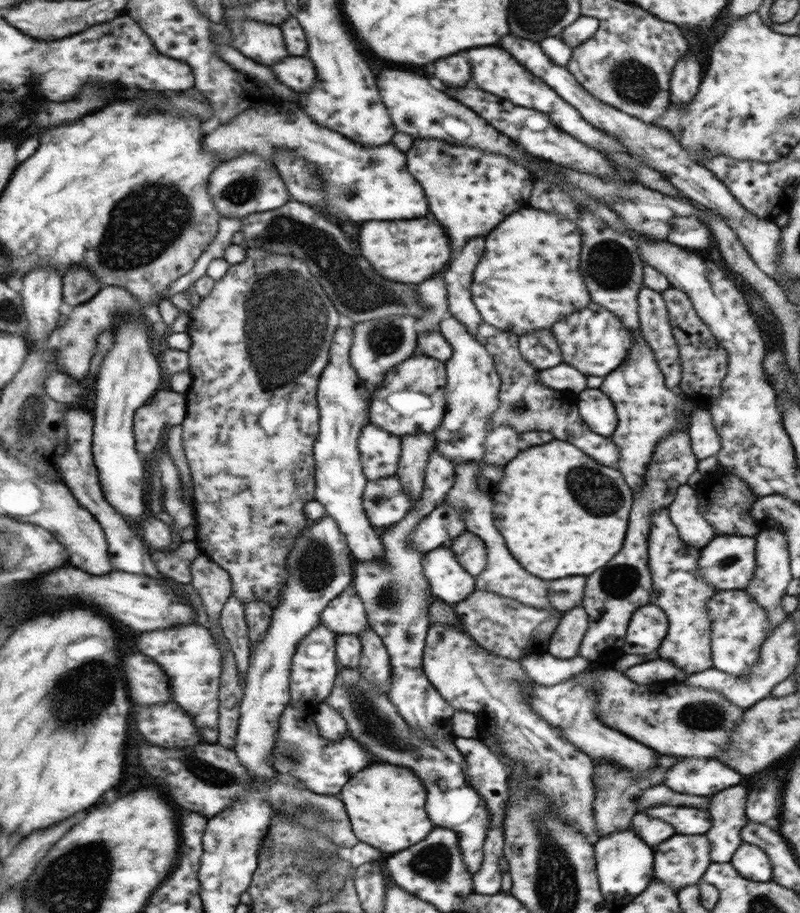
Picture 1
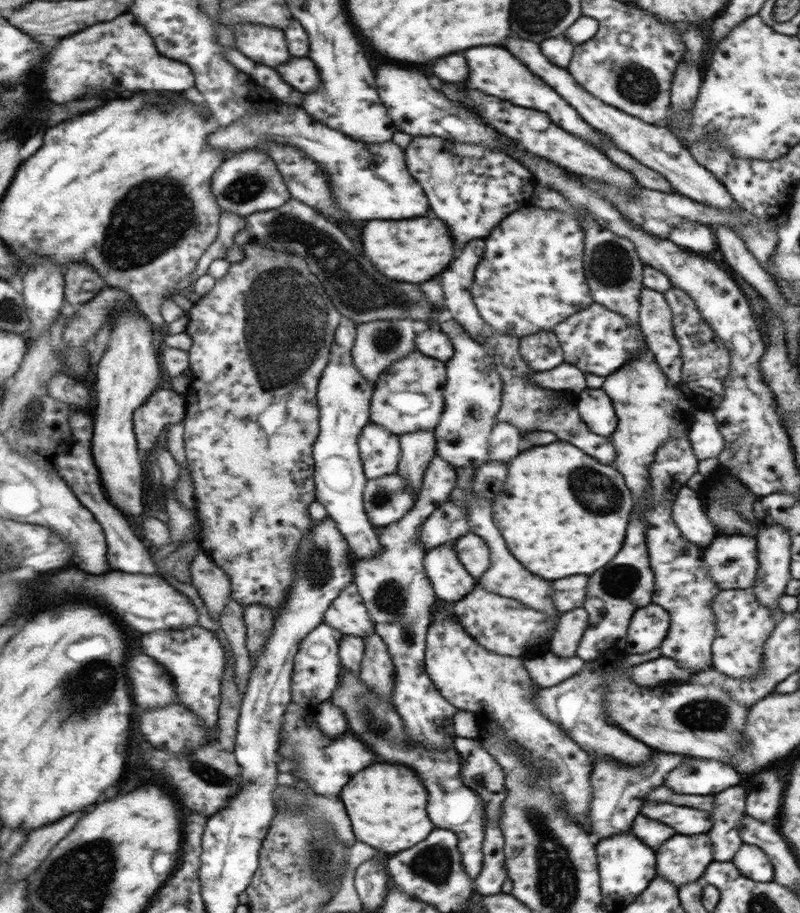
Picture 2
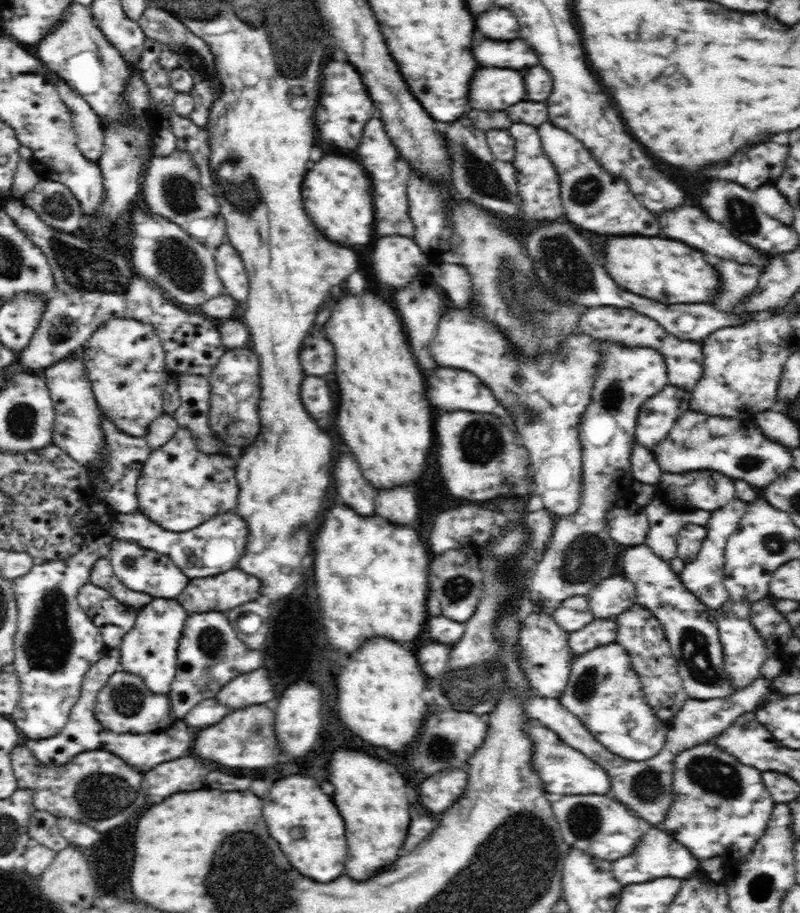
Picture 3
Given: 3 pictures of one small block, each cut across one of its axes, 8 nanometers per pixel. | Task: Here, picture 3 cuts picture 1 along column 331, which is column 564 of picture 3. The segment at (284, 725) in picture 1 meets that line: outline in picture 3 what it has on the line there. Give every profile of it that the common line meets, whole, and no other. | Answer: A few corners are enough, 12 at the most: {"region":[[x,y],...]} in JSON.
{"region":[[531,720],[532,765],[562,796],[610,792],[596,761]]}

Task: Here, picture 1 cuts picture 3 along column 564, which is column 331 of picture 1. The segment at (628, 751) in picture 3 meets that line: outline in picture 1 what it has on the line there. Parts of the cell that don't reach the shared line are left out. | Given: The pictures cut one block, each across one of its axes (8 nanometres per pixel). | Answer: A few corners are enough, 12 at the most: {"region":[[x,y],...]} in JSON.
{"region":[[359,669],[322,703],[382,762],[428,790],[428,818],[459,834],[472,876],[491,814],[454,742],[414,734]]}

